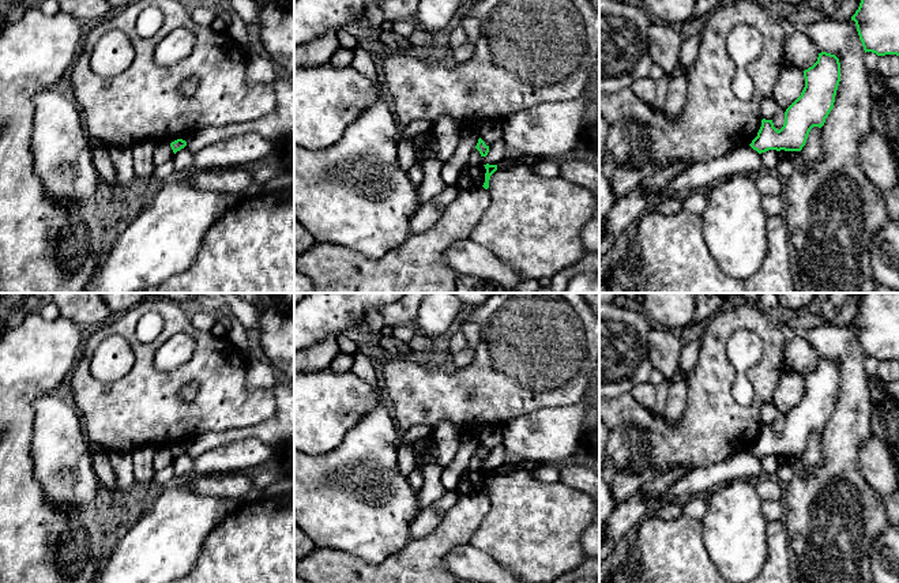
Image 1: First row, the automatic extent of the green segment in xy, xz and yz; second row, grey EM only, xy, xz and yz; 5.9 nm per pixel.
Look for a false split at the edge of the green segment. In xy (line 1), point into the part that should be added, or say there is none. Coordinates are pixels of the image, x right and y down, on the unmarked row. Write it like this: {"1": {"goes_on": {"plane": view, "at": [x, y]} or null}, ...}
{"1": {"goes_on": null}}

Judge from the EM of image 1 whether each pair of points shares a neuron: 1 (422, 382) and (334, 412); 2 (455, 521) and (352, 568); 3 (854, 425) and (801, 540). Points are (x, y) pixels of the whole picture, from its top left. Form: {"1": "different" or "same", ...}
{"1": "different", "2": "same", "3": "same"}

